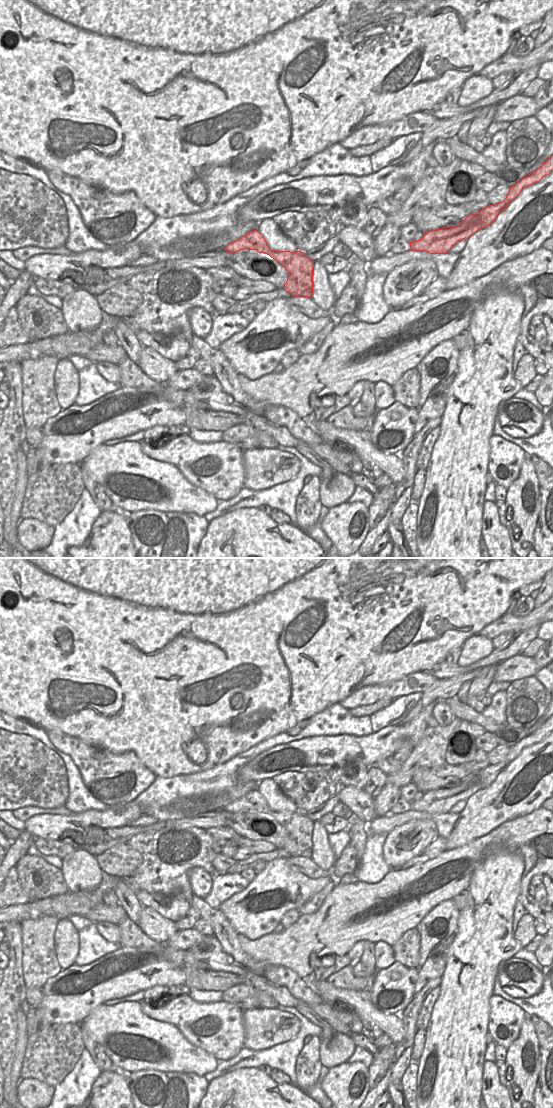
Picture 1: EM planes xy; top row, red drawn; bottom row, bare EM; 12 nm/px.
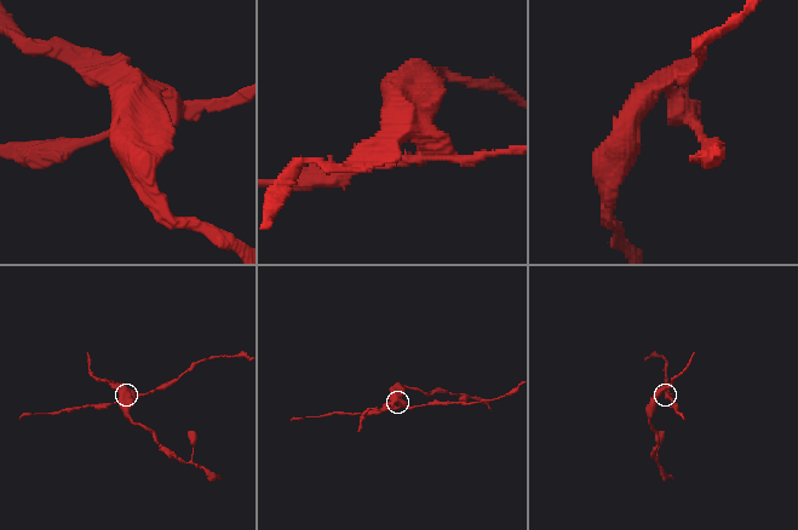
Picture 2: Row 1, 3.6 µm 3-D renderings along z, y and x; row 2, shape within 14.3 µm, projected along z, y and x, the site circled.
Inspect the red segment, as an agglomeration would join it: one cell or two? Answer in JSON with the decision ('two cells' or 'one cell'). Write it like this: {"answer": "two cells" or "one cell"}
{"answer": "two cells"}

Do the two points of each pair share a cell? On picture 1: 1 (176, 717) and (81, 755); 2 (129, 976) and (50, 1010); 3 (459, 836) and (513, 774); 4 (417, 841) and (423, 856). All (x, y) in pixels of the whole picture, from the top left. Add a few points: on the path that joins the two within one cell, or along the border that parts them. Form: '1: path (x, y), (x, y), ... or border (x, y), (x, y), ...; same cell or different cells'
1: border (78, 738), (88, 744), (113, 753), (122, 754); different cells
2: path (109, 980), (95, 986), (84, 994), (70, 996); same cell
3: path (473, 821), (489, 805), (501, 789); same cell
4: border (438, 835), (417, 854), (402, 864); different cells

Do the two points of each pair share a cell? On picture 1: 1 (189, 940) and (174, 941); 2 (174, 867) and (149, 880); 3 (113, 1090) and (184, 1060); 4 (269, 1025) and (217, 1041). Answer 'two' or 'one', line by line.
1: one
2: one
3: two
4: two

